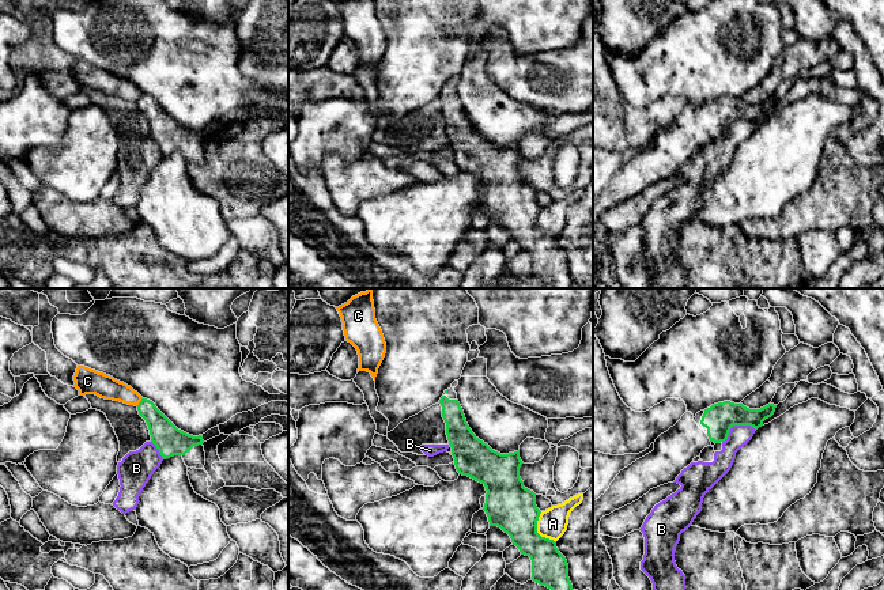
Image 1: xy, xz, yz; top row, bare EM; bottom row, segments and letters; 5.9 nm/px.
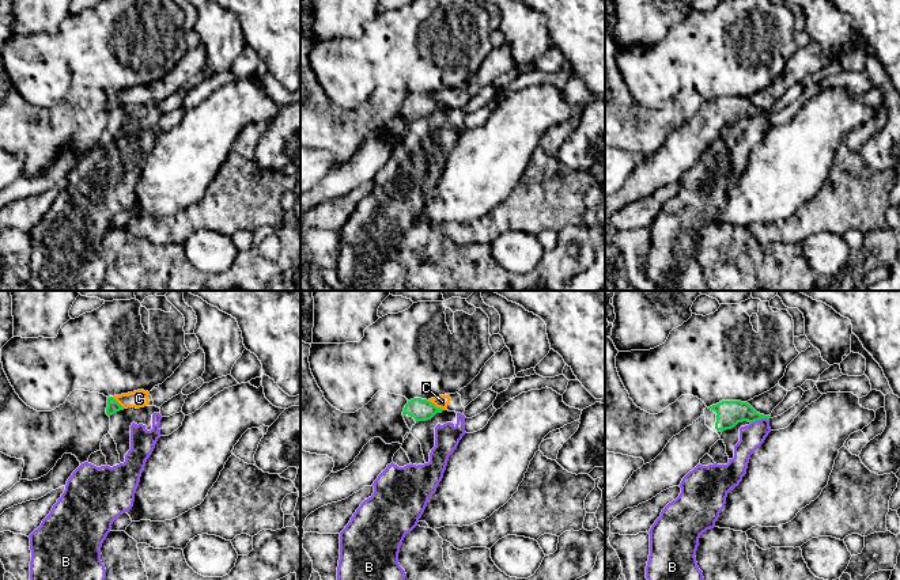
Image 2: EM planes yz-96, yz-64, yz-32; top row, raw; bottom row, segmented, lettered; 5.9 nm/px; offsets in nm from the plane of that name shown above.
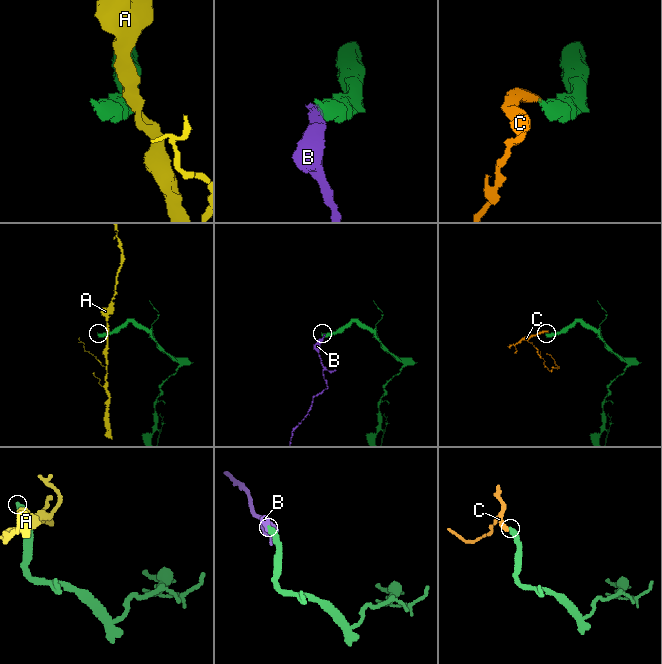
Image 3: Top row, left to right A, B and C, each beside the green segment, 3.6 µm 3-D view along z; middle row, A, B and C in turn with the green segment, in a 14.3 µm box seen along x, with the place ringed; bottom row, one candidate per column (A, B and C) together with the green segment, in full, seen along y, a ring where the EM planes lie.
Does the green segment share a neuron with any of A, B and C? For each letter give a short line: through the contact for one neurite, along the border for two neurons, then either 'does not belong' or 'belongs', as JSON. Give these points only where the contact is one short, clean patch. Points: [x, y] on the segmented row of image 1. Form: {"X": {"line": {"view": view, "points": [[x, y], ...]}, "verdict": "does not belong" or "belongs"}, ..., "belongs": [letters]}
{"A": {"line": {"view": "xz", "points": [[540, 511], [537, 532], [554, 541]]}, "verdict": "does not belong"}, "B": {"line": {"view": "yz", "points": [[755, 428], [733, 426], [722, 442]]}, "verdict": "does not belong"}, "C": {"line": {"view": "xy", "points": [[142, 397], [136, 405]]}, "verdict": "does not belong"}, "belongs": []}

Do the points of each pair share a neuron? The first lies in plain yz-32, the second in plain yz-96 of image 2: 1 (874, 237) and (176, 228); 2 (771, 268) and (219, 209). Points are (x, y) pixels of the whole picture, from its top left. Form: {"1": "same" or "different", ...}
{"1": "different", "2": "different"}

